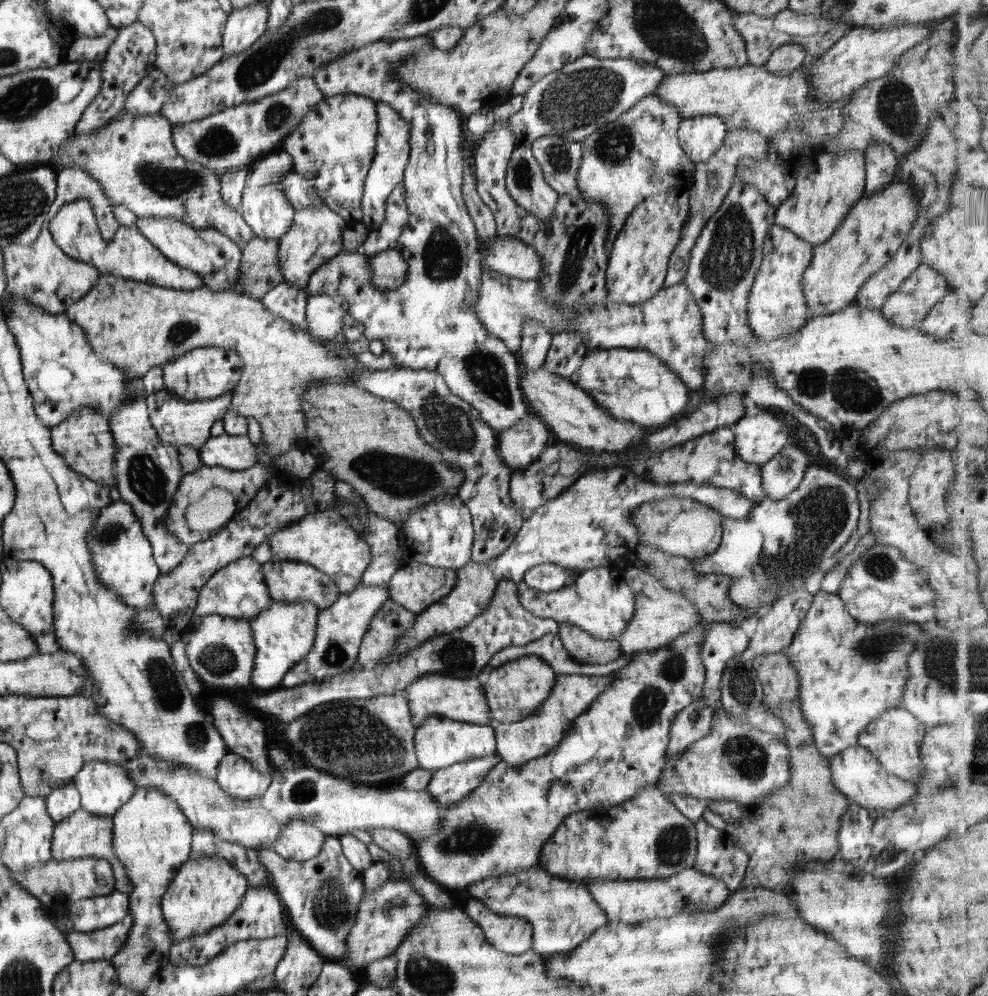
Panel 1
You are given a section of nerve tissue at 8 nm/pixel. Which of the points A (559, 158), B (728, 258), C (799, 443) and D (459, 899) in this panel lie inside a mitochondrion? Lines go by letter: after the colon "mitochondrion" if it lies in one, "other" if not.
A: mitochondrion
B: mitochondrion
C: other
D: other

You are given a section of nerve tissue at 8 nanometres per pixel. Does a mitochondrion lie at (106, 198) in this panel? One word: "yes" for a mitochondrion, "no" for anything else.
no

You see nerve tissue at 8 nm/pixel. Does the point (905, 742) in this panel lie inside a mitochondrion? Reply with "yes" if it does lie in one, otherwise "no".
no

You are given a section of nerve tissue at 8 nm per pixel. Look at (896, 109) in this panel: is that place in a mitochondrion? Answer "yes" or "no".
yes

